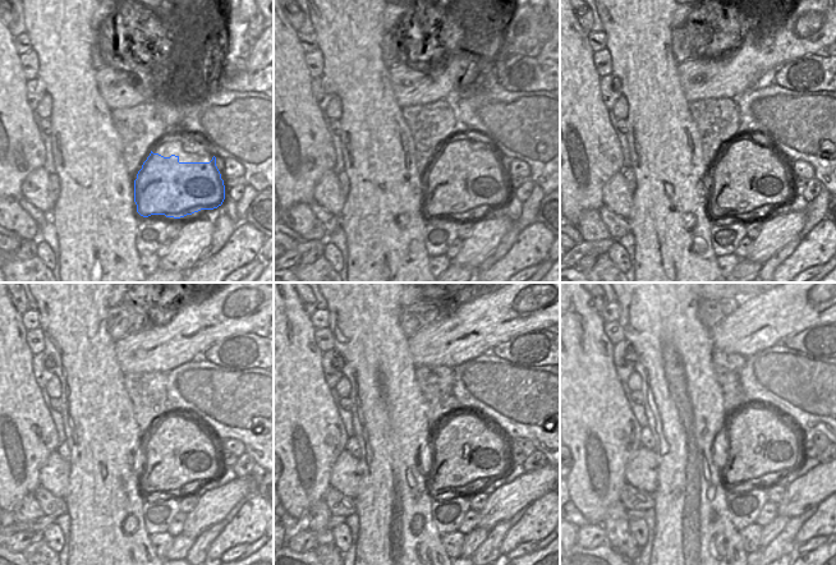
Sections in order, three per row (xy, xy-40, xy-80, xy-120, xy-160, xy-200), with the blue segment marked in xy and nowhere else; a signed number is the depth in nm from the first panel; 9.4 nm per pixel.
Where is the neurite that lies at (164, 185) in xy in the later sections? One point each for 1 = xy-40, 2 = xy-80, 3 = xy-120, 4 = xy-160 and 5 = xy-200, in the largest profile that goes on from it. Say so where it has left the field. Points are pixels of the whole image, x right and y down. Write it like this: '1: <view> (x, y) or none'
1: xy-40 (451, 185)
2: xy-80 (738, 187)
3: xy-120 (166, 473)
4: xy-160 (454, 469)
5: xy-200 (734, 483)

